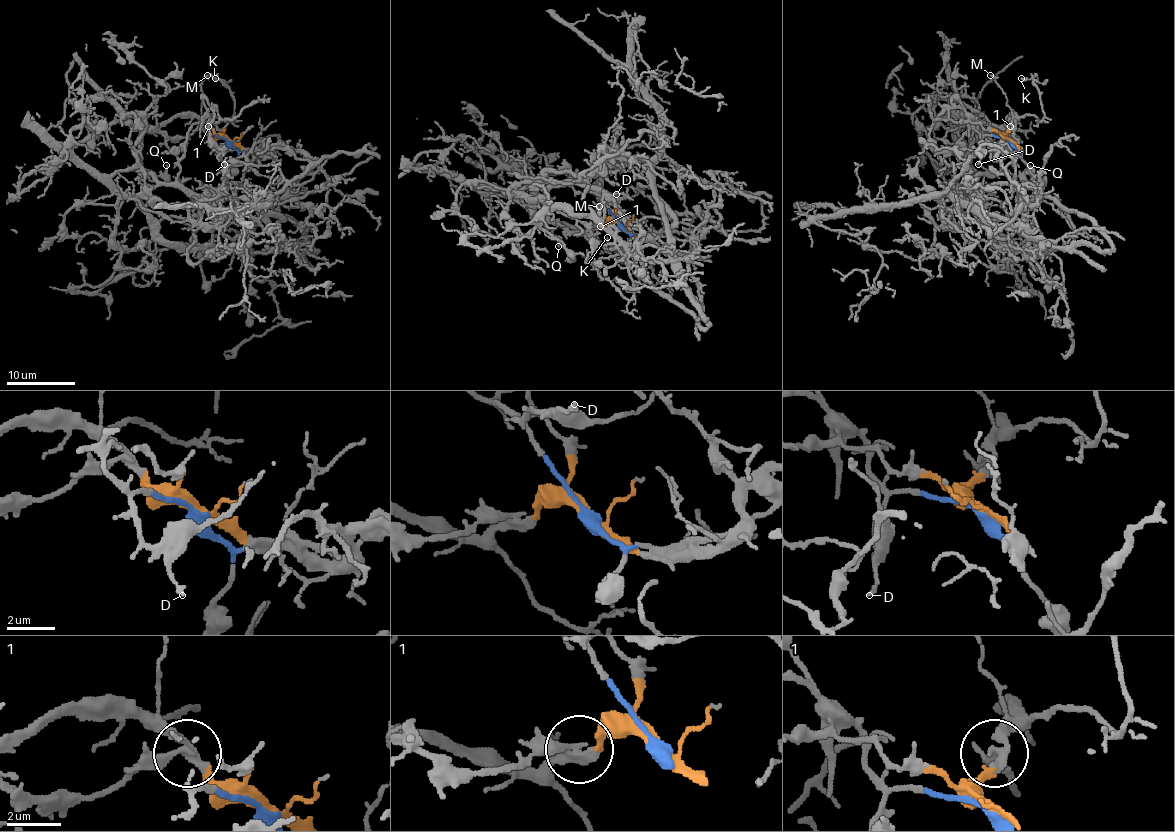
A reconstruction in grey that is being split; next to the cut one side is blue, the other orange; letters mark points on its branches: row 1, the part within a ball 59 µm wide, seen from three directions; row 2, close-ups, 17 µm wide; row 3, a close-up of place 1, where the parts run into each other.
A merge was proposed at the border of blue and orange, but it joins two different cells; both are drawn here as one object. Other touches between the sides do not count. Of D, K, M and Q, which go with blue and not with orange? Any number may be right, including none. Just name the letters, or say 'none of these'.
D, Q

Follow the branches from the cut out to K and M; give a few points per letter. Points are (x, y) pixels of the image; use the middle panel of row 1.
K: (620, 224), (606, 222), (593, 231), (601, 245), (625, 260), (608, 248), (606, 236)
M: (620, 224), (606, 222), (593, 228), (593, 217), (600, 205)

